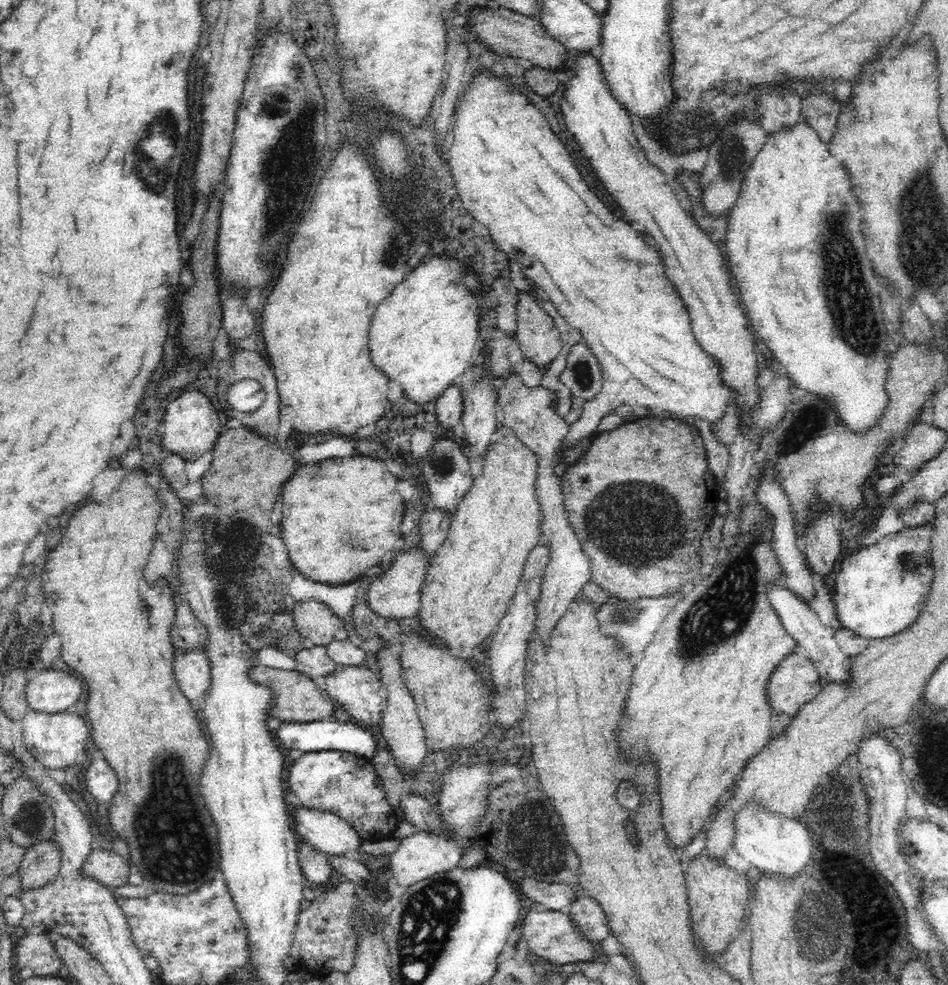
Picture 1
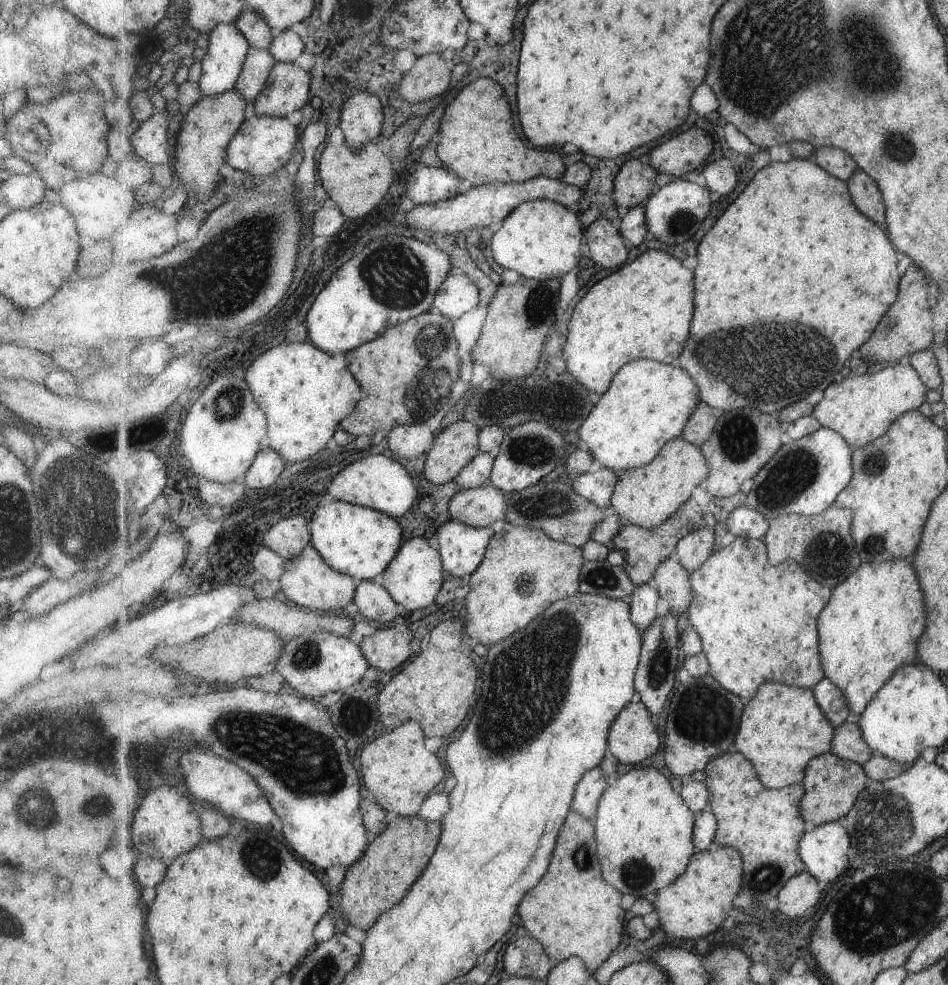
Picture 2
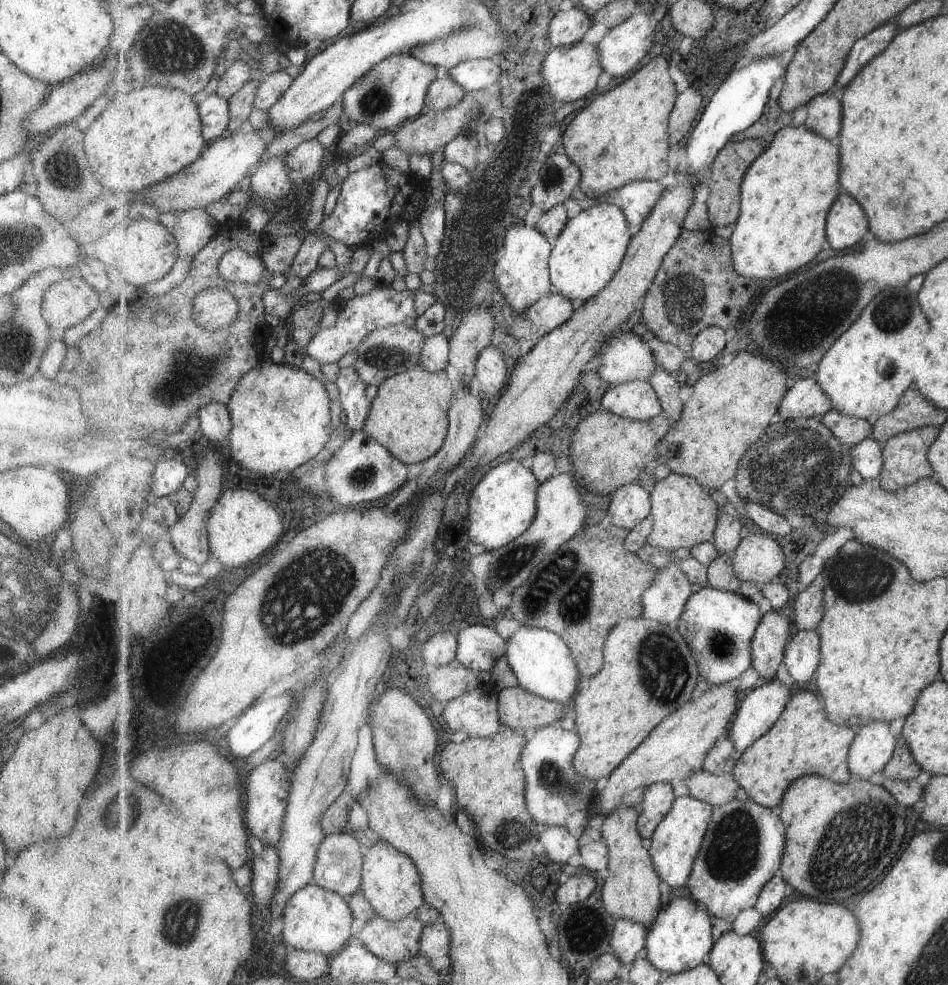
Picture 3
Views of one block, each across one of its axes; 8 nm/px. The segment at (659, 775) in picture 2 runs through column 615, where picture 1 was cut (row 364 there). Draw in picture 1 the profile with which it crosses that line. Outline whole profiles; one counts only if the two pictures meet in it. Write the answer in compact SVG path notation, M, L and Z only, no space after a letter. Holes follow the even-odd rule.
M800 116L794 126L788 126L782 132L766 135L766 142L762 144L762 150L754 156L752 164L746 168L738 198L736 198L726 219L727 233L725 237L727 238L728 257L730 257L729 273L736 279L740 298L742 298L741 306L746 308L747 320L751 322L758 337L772 351L772 355L780 362L781 367L789 372L791 379L801 392L813 392L826 400L838 402L839 417L850 430L864 430L864 428L874 426L878 416L882 415L883 410L887 408L884 382L886 382L886 374L888 374L888 364L886 364L884 352L890 350L890 346L886 342L888 334L886 334L886 328L882 326L884 320L880 318L880 296L878 296L880 286L878 286L878 280L872 272L870 260L866 256L866 240L860 230L862 208L858 206L858 200L852 194L852 180L850 180L848 169L844 168L842 161L829 151L828 142L820 140L818 133L810 126L805 116Z

